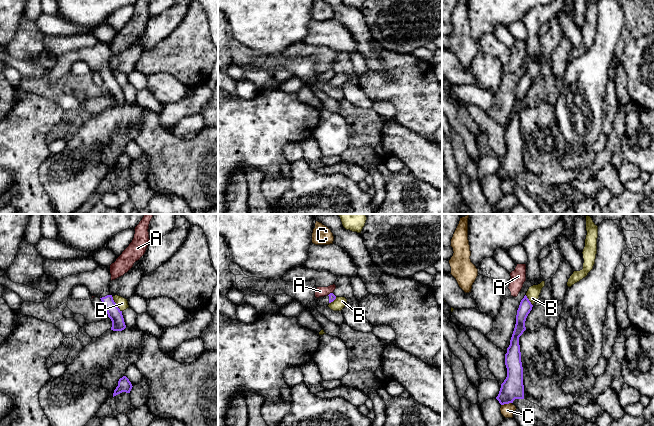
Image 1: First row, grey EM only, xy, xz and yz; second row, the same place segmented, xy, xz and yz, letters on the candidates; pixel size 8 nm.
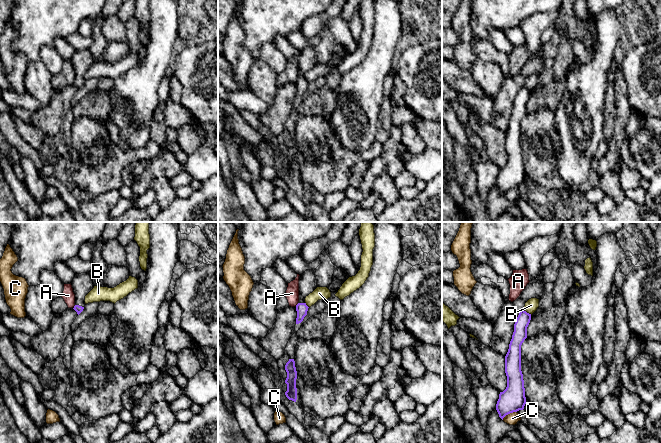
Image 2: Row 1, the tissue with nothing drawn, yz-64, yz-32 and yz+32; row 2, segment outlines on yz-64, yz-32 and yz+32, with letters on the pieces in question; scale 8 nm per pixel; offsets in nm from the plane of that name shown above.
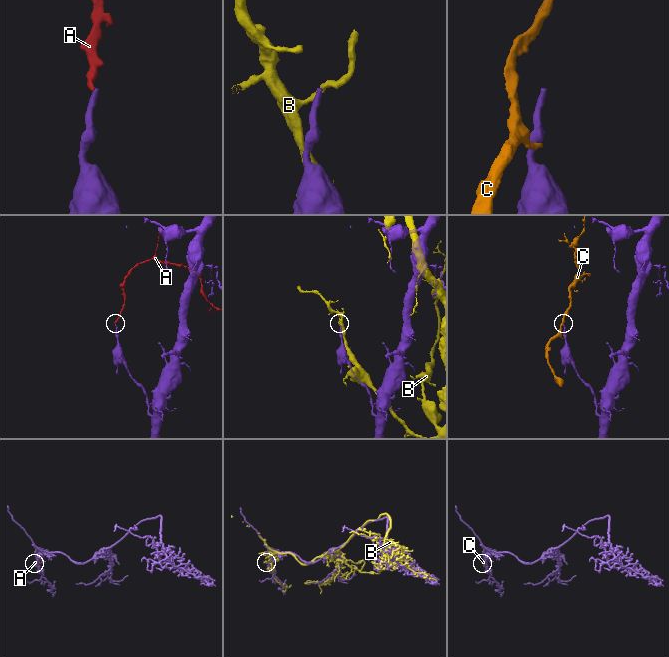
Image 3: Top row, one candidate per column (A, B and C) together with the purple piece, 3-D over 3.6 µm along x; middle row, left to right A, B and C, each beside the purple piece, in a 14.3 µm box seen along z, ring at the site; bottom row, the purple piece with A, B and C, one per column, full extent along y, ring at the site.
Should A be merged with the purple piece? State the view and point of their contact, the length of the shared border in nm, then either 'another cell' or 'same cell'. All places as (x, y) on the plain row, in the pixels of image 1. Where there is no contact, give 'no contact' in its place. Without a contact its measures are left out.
meets purple in xz at (330, 69); contact 50 nm long; another cell

